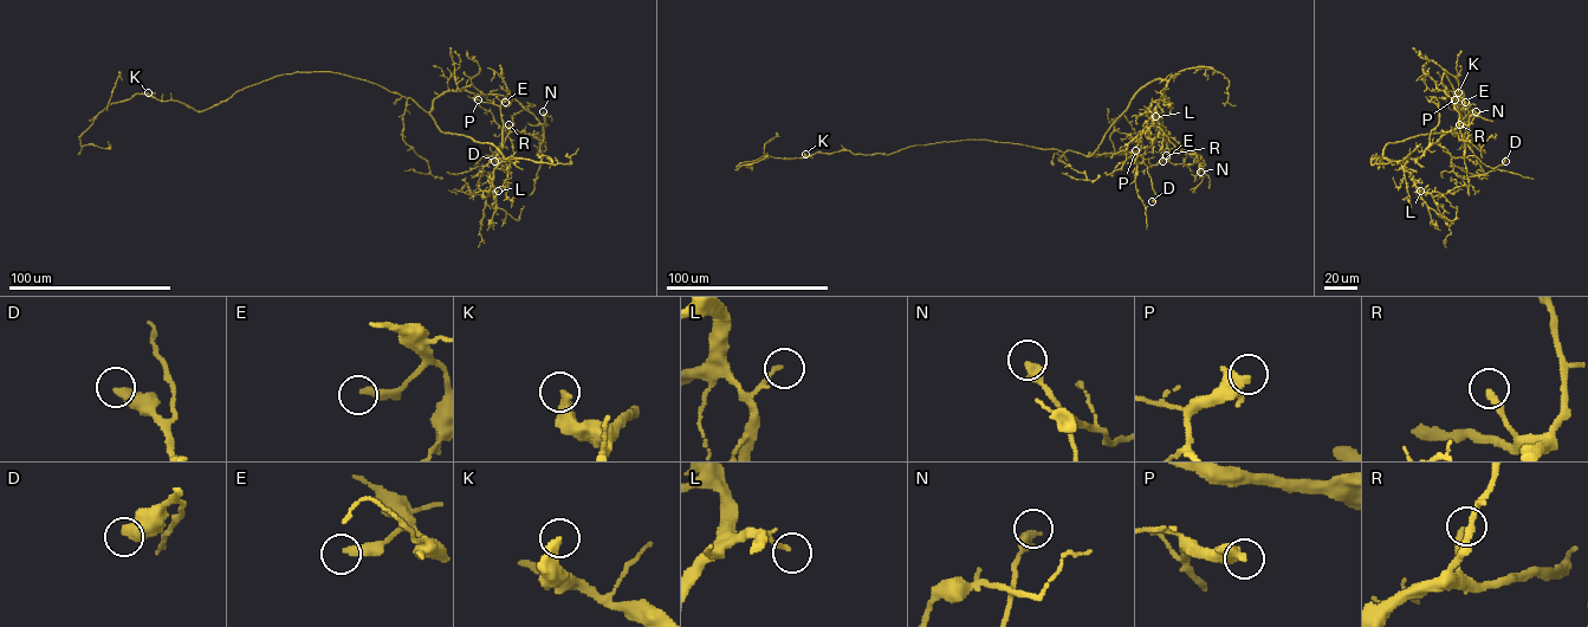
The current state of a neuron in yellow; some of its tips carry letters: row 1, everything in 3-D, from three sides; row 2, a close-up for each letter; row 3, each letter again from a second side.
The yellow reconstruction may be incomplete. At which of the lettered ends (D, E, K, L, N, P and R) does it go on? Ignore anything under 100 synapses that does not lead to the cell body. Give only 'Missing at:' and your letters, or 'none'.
Missing at: none

